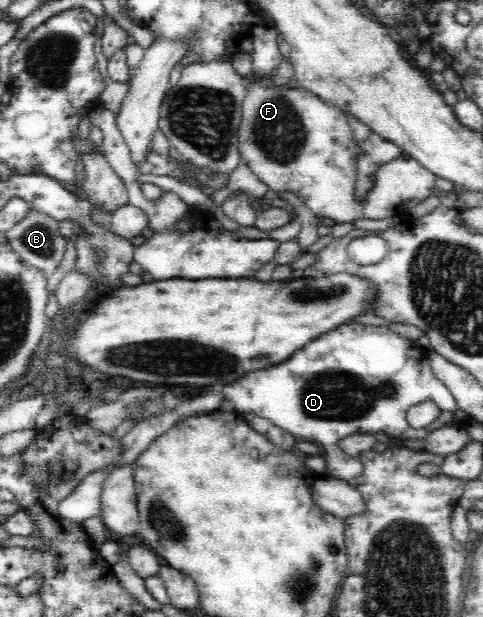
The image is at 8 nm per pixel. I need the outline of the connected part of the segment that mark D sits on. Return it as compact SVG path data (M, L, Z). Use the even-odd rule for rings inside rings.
M355 322L343 324L332 331L326 332L326 334L318 336L316 339L312 339L306 346L292 354L290 359L276 364L275 367L250 371L243 378L228 383L221 392L209 392L188 401L178 402L173 411L166 409L159 415L150 415L148 418L136 423L121 439L121 456L119 459L116 459L112 465L102 468L100 472L88 474L74 488L74 492L60 502L60 517L81 524L88 518L101 517L101 484L108 471L126 463L135 463L136 455L140 455L145 448L148 448L149 444L152 444L153 440L156 440L157 436L164 434L178 419L184 418L186 415L208 414L216 411L220 408L224 398L234 402L233 410L240 415L252 413L254 416L269 420L278 428L282 428L295 436L297 440L311 443L320 442L327 452L325 458L326 469L323 477L345 481L360 476L363 468L358 458L346 456L338 450L336 441L340 440L340 438L356 433L373 434L380 430L386 432L391 438L400 436L402 440L406 440L406 438L425 438L428 433L437 428L454 424L454 414L458 412L459 408L451 392L432 375L429 364L429 351L412 344L413 341L410 339L404 339L400 335L390 332L388 327L380 328L380 326L386 326L386 324L381 322L374 322L372 325ZM426 401L432 401L438 407L438 416L422 428L410 426L406 418L408 410L412 406L418 406L418 404Z

